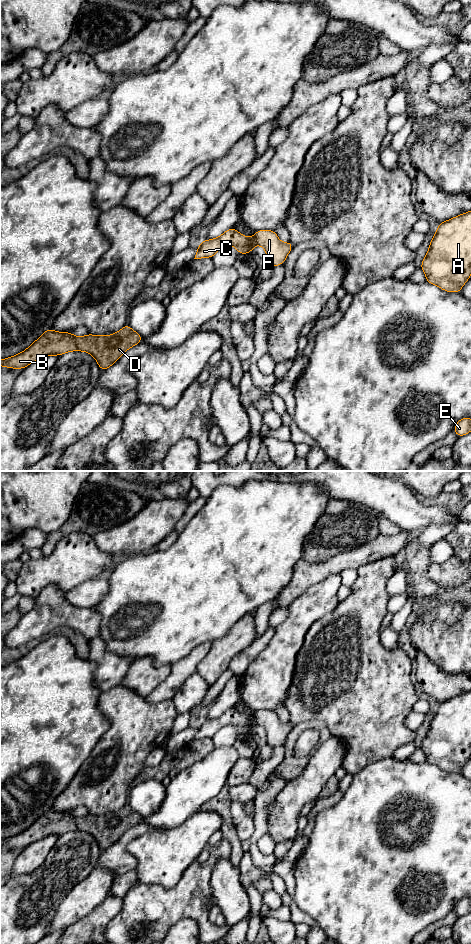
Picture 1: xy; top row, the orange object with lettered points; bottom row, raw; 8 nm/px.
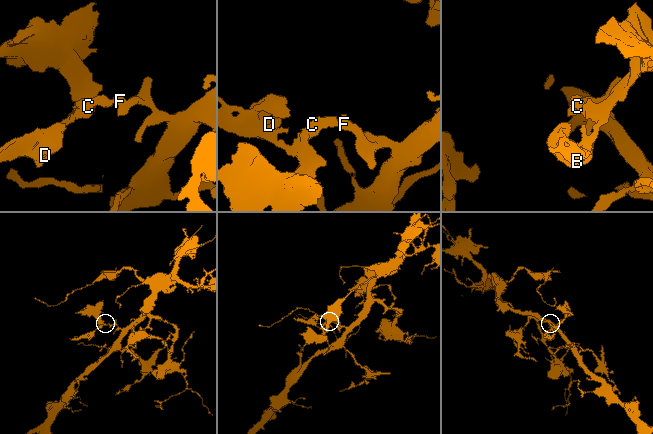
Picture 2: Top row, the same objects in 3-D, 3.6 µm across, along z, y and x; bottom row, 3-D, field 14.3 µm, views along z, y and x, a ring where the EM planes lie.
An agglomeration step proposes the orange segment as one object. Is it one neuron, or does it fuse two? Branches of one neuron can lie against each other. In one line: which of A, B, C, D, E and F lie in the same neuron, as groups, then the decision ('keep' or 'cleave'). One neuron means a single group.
A E F / B C D | cleave

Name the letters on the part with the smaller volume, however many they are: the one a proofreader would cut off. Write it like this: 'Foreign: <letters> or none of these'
Foreign: B, C, D

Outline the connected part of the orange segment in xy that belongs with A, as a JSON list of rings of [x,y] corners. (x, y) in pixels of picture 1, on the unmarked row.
[[[471,691],[439,703],[420,748],[426,755],[427,763],[436,765],[446,772],[460,774],[461,768],[471,757]]]

